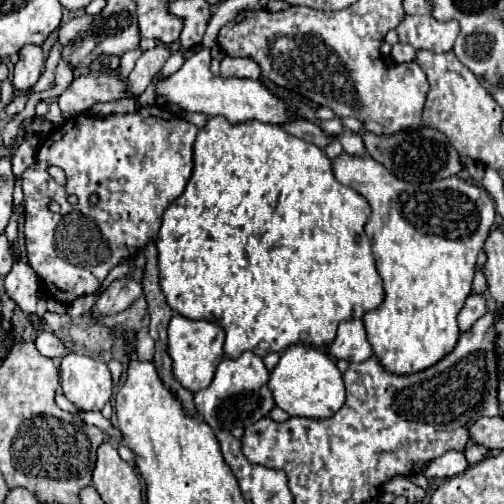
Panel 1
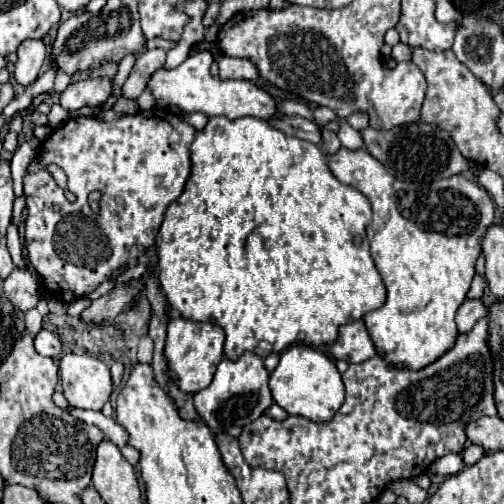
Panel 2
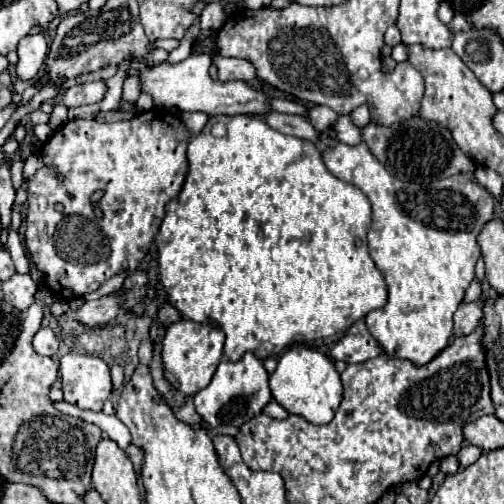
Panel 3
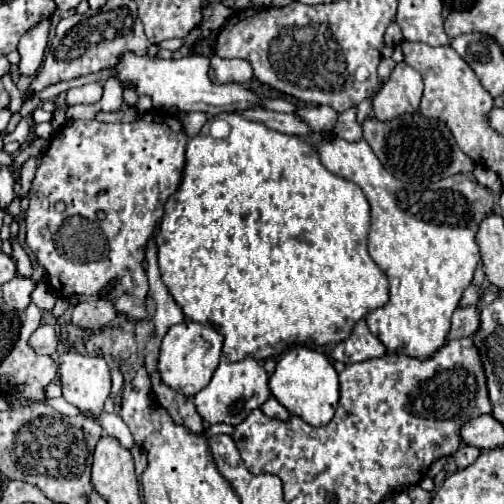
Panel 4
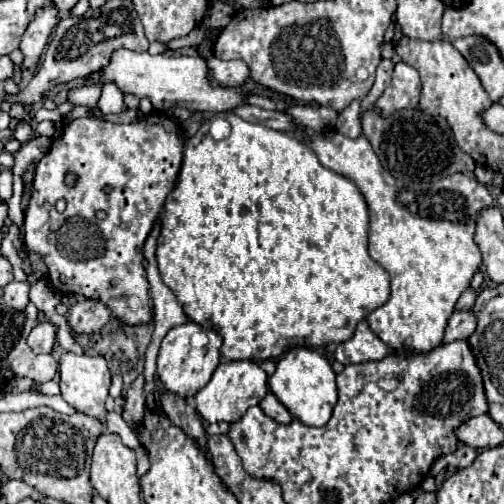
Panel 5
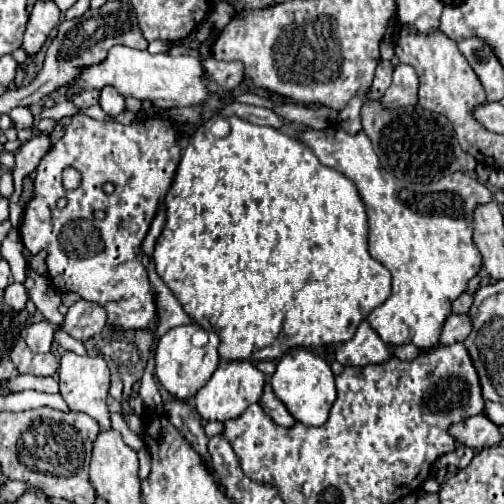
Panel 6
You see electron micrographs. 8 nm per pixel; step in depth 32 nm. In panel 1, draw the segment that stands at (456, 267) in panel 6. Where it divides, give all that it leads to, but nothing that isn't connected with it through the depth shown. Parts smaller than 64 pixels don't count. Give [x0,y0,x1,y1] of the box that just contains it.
[332,154,496,376]

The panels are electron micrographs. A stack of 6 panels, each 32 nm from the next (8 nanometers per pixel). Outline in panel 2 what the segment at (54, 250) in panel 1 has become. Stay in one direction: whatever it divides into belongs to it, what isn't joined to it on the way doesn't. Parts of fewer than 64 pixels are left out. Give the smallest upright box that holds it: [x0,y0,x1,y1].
[24,106,196,302]

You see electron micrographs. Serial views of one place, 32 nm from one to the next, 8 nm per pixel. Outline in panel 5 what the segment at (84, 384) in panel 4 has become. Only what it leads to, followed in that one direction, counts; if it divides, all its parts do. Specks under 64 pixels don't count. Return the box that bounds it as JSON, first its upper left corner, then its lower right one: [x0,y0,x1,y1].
[60,352,110,422]

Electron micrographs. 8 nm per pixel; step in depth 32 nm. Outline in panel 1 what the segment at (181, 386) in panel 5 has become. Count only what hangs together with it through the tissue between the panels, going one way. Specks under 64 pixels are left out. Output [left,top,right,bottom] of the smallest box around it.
[168,314,224,392]

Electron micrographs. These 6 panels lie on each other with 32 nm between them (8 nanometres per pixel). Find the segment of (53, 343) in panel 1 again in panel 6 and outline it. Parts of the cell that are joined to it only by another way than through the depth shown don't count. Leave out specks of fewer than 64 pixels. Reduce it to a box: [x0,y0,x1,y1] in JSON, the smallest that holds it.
[26,320,54,352]

